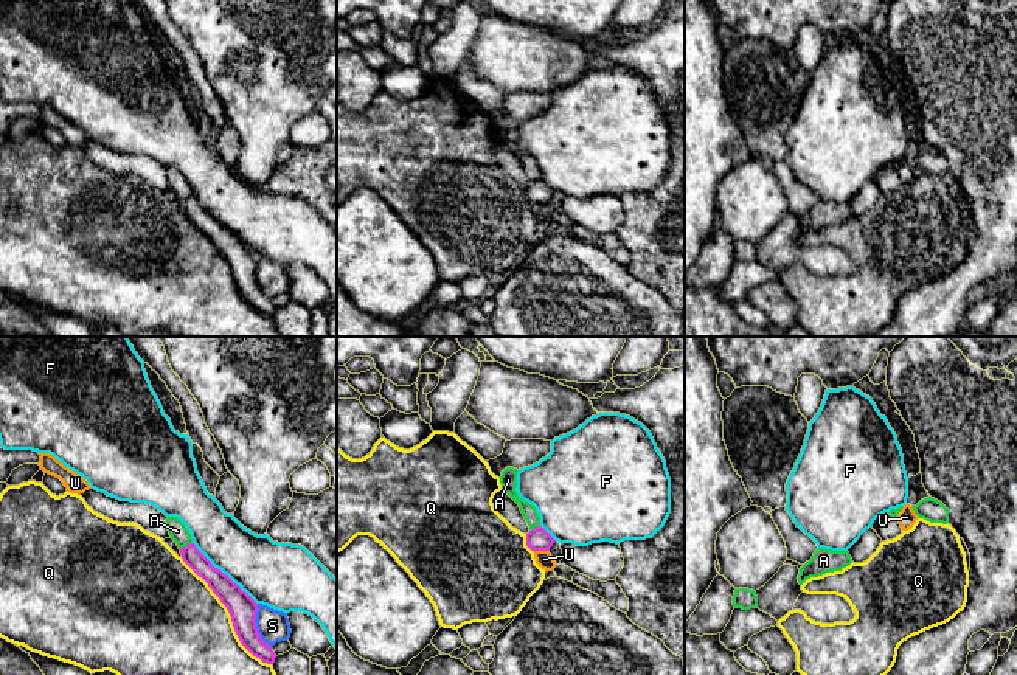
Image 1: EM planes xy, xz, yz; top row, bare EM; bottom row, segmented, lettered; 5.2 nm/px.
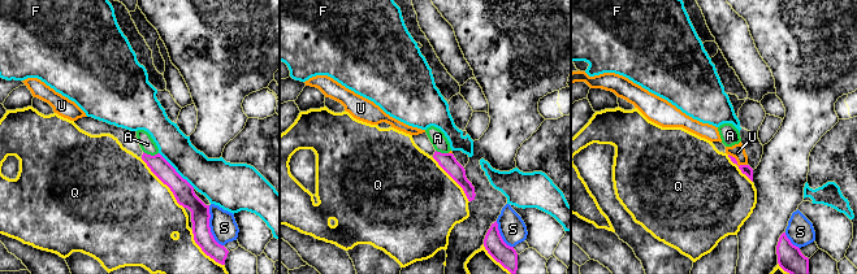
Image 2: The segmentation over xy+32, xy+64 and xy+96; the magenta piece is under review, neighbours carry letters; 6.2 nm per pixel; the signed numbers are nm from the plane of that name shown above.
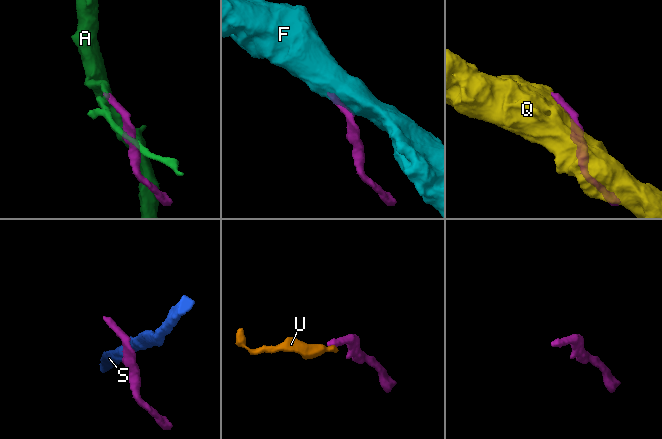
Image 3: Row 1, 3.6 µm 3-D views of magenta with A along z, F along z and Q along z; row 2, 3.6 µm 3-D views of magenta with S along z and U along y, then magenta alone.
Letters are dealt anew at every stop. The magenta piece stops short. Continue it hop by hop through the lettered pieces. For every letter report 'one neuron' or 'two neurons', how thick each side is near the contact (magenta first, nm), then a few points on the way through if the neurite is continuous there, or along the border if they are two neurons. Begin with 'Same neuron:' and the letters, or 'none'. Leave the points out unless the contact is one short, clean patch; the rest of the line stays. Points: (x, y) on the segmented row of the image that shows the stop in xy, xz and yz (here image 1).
Same neuron: none
A: two neurons; 100 nm thick on the magenta side, 90 nm on the other; border along xy (191, 542), (179, 548)
F: two neurons; 150 nm thick on the magenta side, 320 nm on the other
Q: two neurons; 150 nm thick on the magenta side, 480 nm on the other
S: two neurons; 150 nm thick on the magenta side, 160 nm on the other; border along xy (256, 604), (255, 627), (258, 635), (270, 646)
U: two neurons; 120 nm thick on the magenta side, 90 nm on the other; border along xz (547, 550), (534, 553)

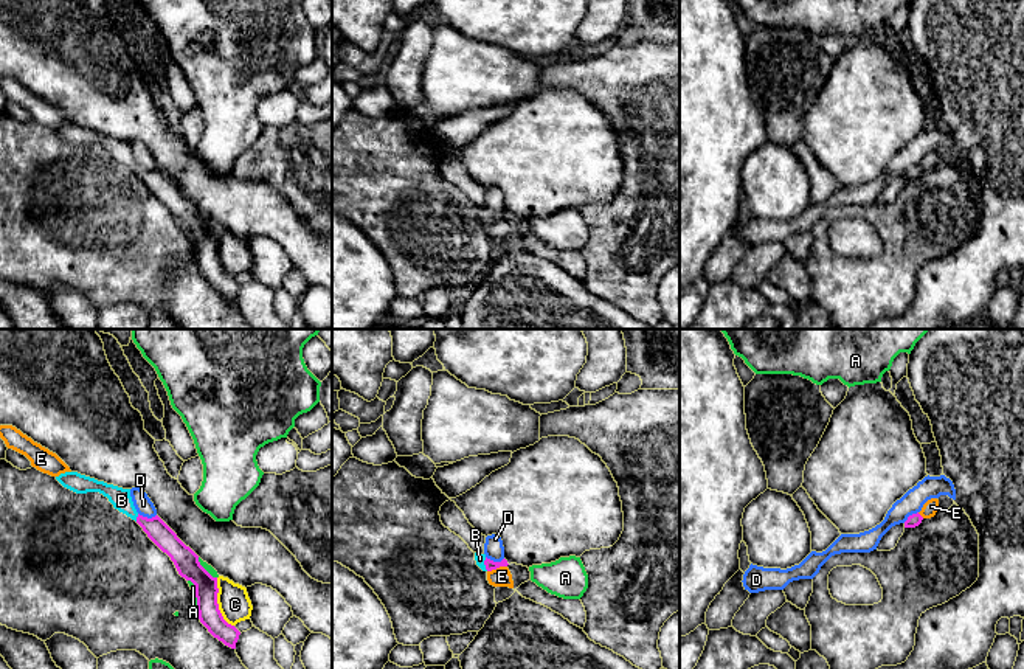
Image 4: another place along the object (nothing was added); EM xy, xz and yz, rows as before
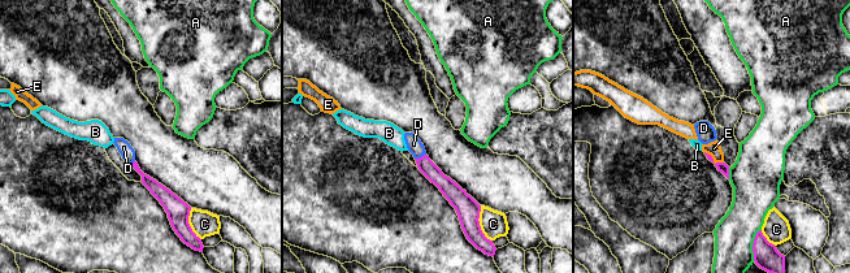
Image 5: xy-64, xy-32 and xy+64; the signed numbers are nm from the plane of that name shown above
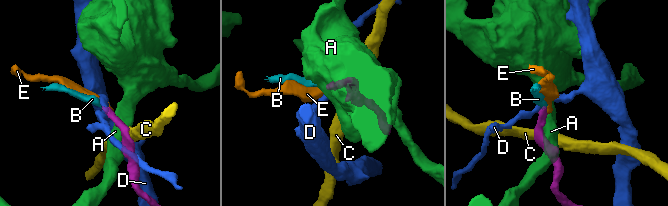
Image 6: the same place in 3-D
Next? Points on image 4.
Same neuron: B
A: two neurons; 130 nm thick on the magenta side, 30 nm on the other
B: one neuron; 110 nm thick on the magenta side, 110 nm on the other; runs through xy (155, 528), (137, 517), (121, 500)
C: two neurons; 120 nm thick on the magenta side, 160 nm on the other; border along xy (216, 578), (217, 609), (233, 626)
D: two neurons; 110 nm thick on the magenta side, 90 nm on the other; border along xy (138, 513), (148, 517), (155, 516)
E: two neurons; 50 nm thick on the magenta side, 100 nm on the other; border along xz (506, 565), (487, 571)

